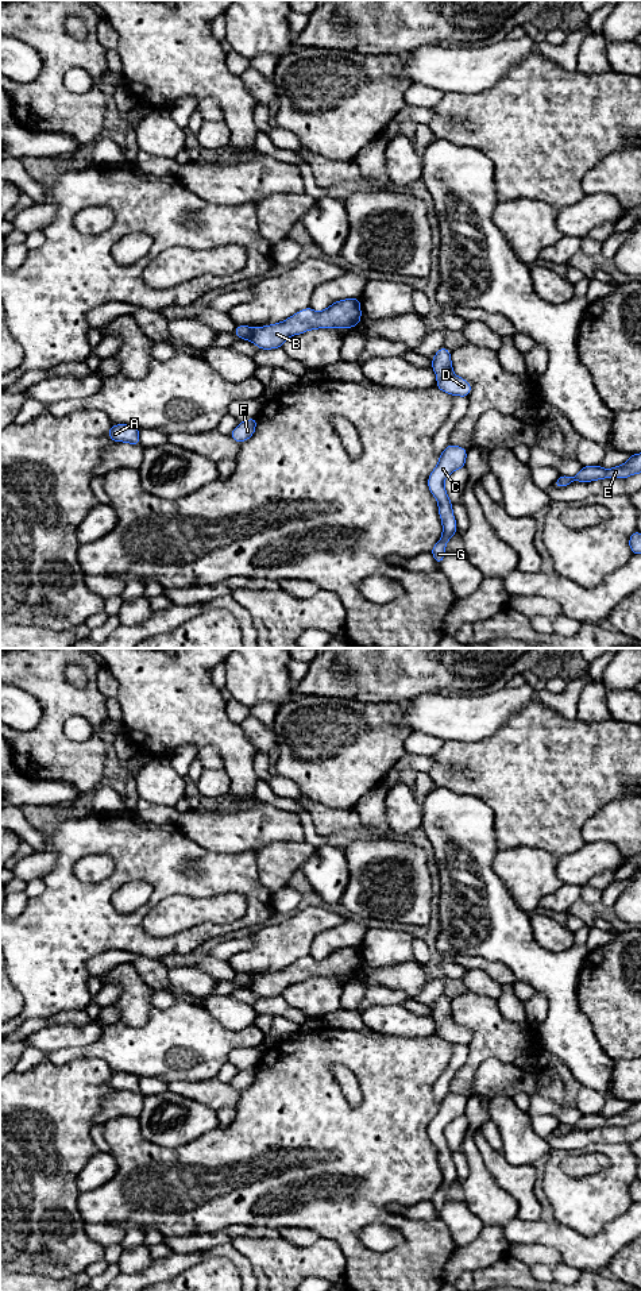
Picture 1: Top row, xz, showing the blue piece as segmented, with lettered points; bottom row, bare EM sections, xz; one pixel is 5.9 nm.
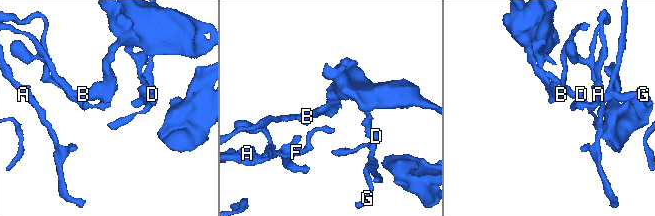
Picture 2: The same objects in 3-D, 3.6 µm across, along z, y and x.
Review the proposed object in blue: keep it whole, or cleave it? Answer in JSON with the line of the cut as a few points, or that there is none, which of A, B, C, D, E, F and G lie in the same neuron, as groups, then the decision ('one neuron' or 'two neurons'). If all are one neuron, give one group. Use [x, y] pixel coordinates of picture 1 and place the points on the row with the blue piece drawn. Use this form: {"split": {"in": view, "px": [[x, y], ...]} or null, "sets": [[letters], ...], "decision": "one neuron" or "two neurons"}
{"split": {"in": "xz", "px": [[253, 328], [253, 335], [248, 339]]}, "sets": [["A", "C", "D", "F", "G"], ["B", "E"]], "decision": "two neurons"}

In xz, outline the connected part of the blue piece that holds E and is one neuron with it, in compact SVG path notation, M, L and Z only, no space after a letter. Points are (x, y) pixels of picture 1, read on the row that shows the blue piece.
M641 454L630 455L626 463L613 467L610 470L606 470L601 466L583 466L583 469L574 478L560 475L556 479L555 486L564 488L572 483L574 481L590 482L603 478L628 478L636 473L641 473Z

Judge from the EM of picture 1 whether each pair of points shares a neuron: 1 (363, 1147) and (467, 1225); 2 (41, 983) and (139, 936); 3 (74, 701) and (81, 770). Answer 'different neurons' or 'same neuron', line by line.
1: different neurons
2: same neuron
3: same neuron

